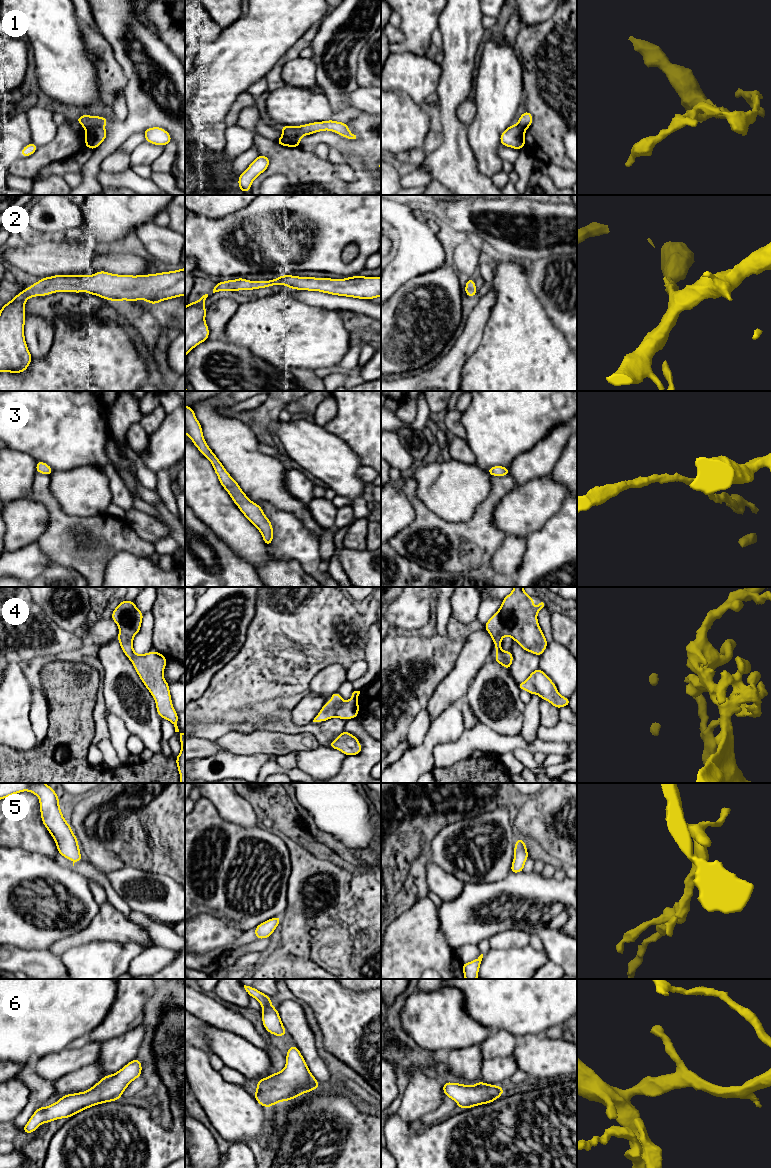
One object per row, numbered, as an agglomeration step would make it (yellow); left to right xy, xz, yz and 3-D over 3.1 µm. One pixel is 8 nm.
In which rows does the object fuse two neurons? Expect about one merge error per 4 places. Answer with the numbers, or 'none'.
1

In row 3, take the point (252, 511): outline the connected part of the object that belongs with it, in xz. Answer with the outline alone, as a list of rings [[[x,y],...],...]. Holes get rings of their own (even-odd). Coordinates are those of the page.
[[[185,405],[185,434],[188,435],[198,450],[211,462],[223,488],[231,496],[244,516],[260,531],[264,543],[269,546],[273,541],[273,527],[264,514],[262,508],[248,499],[239,484],[230,476],[220,460],[207,445],[202,427],[197,420],[193,409]]]

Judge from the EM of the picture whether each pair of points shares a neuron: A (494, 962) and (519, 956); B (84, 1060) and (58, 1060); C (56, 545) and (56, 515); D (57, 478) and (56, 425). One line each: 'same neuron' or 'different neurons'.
A: same neuron
B: same neuron
C: same neuron
D: different neurons

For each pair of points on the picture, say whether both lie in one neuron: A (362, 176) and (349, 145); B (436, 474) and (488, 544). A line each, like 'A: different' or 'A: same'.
A: different
B: different

